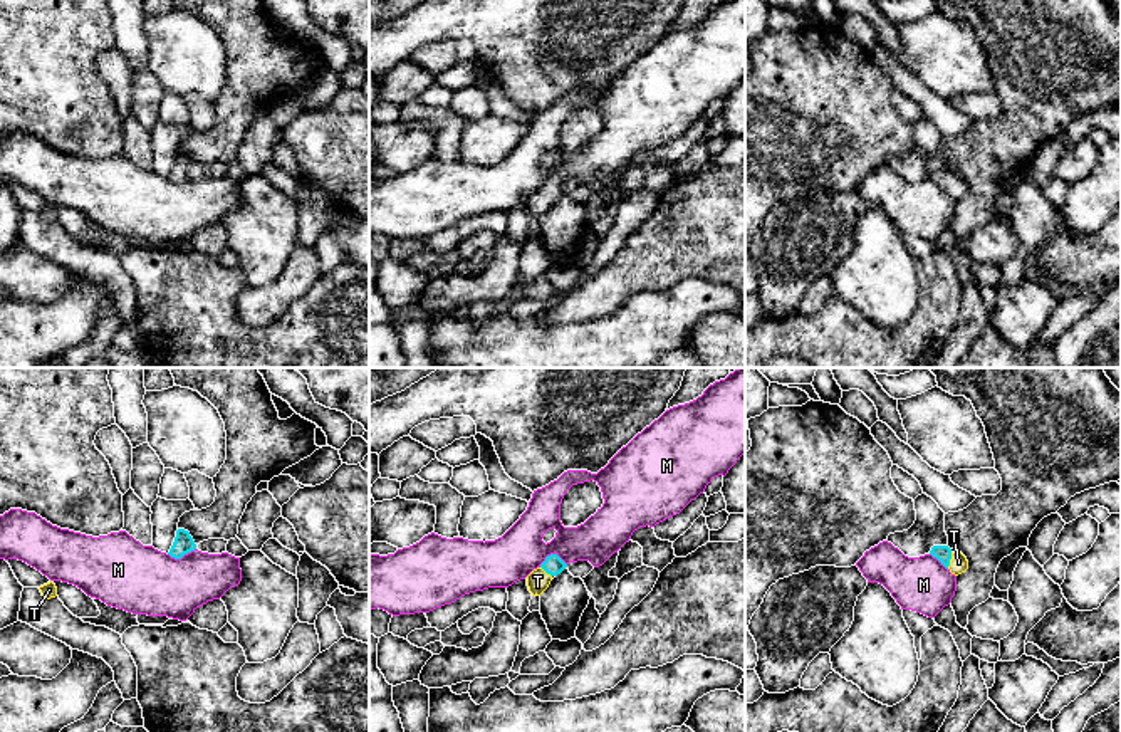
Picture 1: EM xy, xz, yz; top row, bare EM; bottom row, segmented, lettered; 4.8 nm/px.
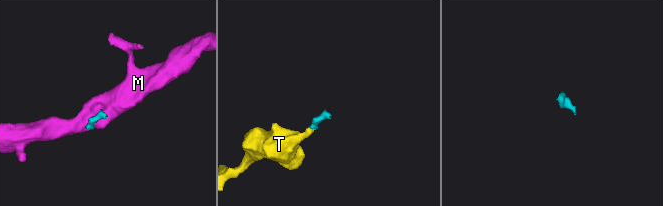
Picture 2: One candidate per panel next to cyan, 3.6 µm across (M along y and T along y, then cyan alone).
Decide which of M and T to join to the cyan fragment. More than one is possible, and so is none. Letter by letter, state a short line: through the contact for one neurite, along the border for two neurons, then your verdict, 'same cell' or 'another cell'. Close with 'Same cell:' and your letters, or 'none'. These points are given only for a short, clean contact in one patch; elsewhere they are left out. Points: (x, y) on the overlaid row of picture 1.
M: line xz (566, 564), (556, 554), (549, 554), (539, 566); another cell
T: line yz (942, 553), (948, 561), (959, 563); same cell
Same cell: T

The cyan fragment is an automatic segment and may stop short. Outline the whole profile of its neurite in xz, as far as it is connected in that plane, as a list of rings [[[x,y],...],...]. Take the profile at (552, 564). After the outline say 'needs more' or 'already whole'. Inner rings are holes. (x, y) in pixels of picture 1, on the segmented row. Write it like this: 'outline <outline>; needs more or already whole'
outline [[[557,554],[547,556],[545,561],[527,576],[527,586],[532,596],[540,596],[549,588],[552,578],[566,567],[567,564]]]; needs more

